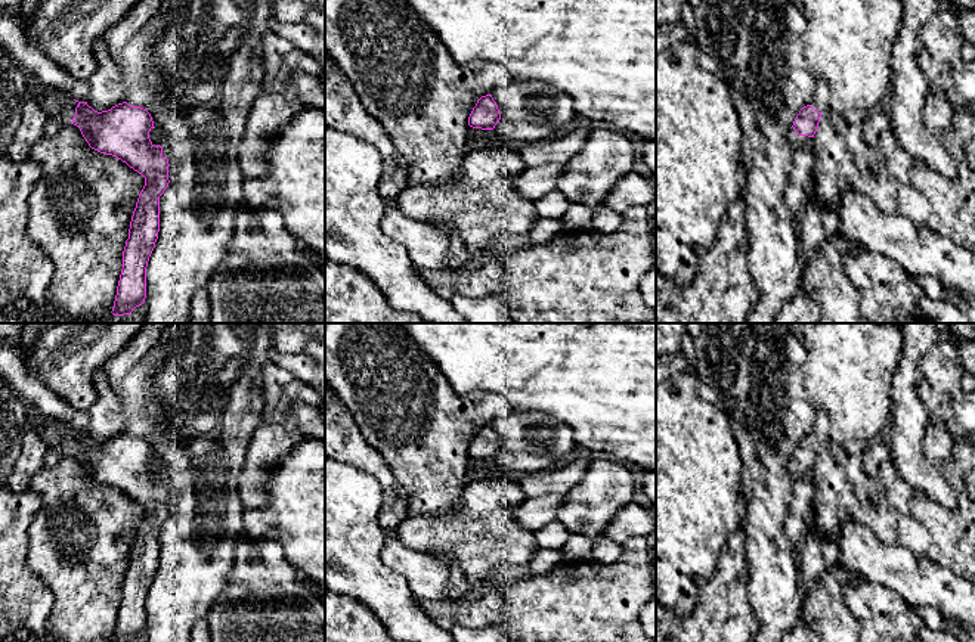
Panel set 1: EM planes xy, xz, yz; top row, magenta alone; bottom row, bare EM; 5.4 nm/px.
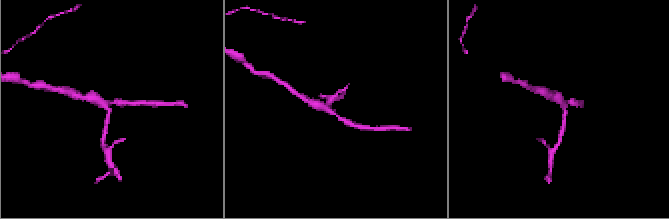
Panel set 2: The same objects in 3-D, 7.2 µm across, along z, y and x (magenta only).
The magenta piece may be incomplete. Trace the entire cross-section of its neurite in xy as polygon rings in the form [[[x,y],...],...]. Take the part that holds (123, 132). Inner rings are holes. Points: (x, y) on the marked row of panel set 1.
[[[78,102],[72,118],[89,143],[100,153],[112,155],[145,177],[145,186],[131,215],[129,239],[123,251],[123,269],[112,307],[114,316],[131,314],[146,298],[146,267],[160,232],[160,196],[168,187],[168,159],[162,146],[149,139],[151,114],[127,102],[98,112]]]

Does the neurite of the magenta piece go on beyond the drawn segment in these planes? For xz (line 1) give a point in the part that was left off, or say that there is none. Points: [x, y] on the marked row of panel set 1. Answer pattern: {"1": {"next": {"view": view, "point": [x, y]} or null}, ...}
{"1": {"next": null}}

